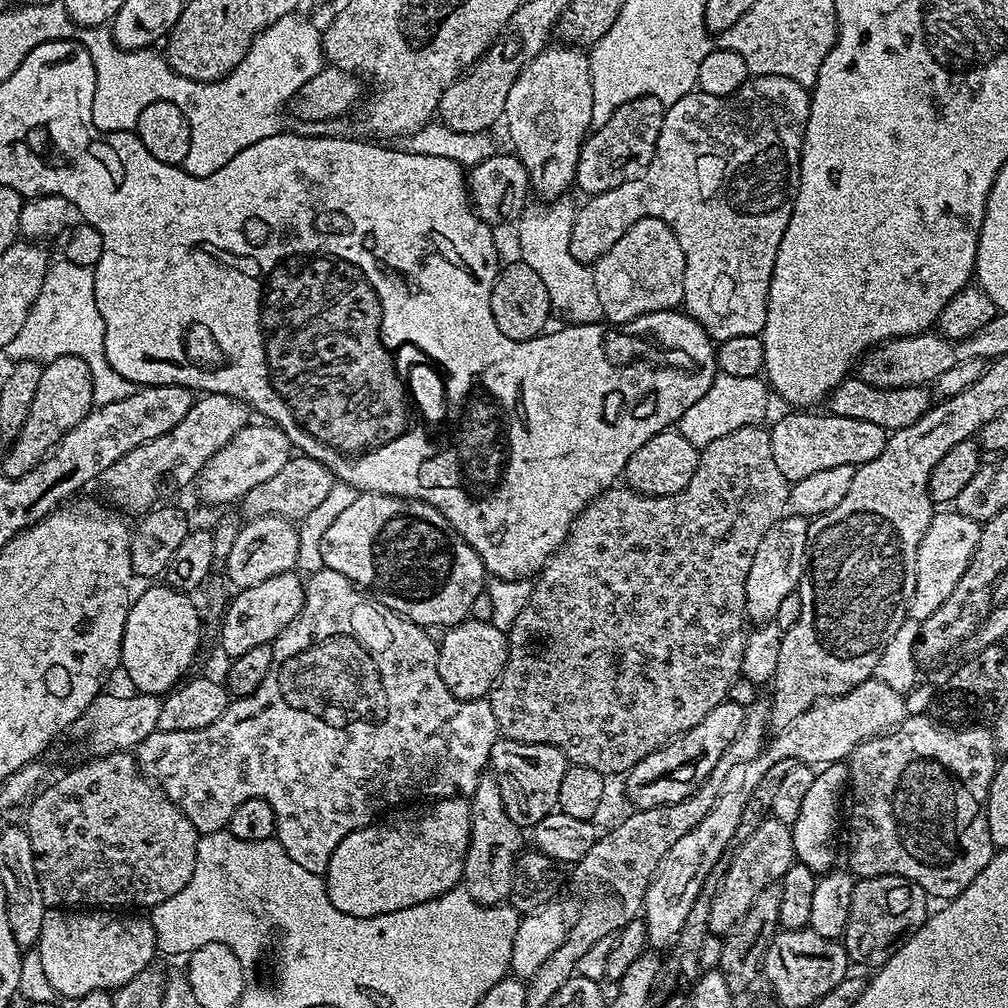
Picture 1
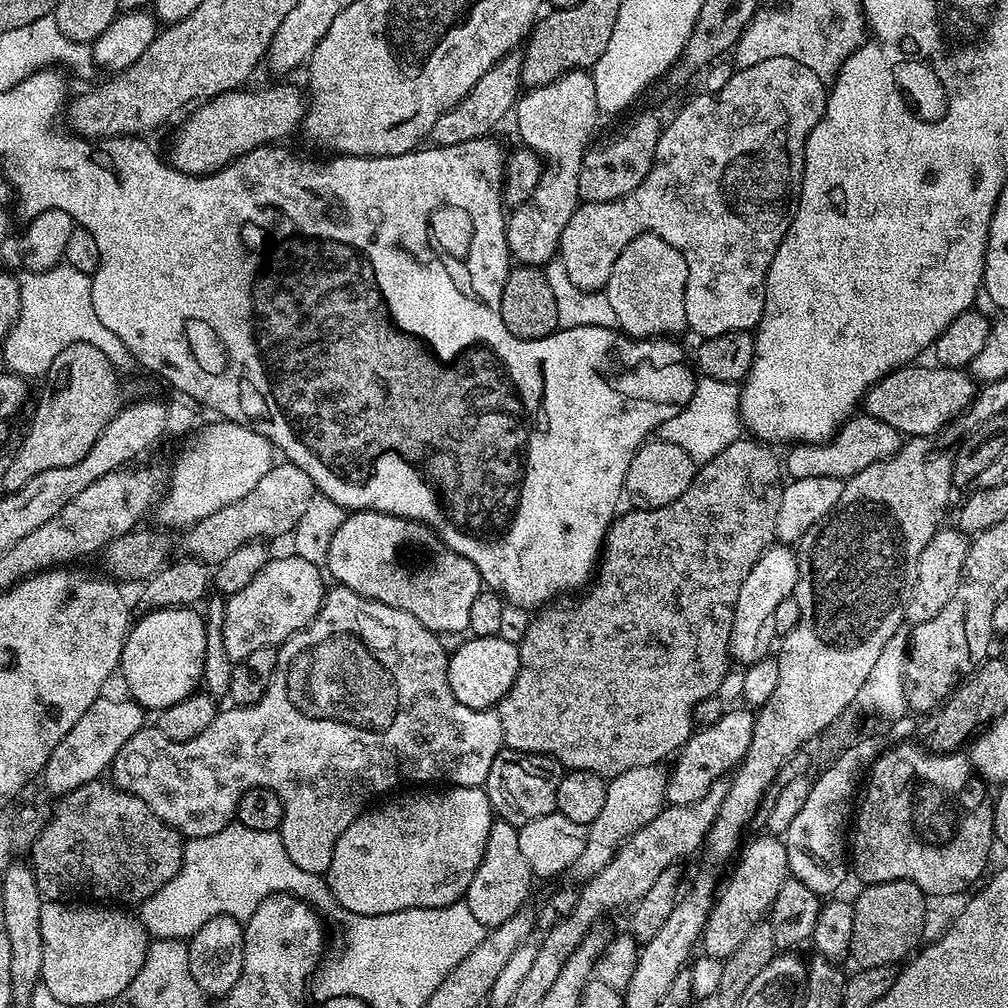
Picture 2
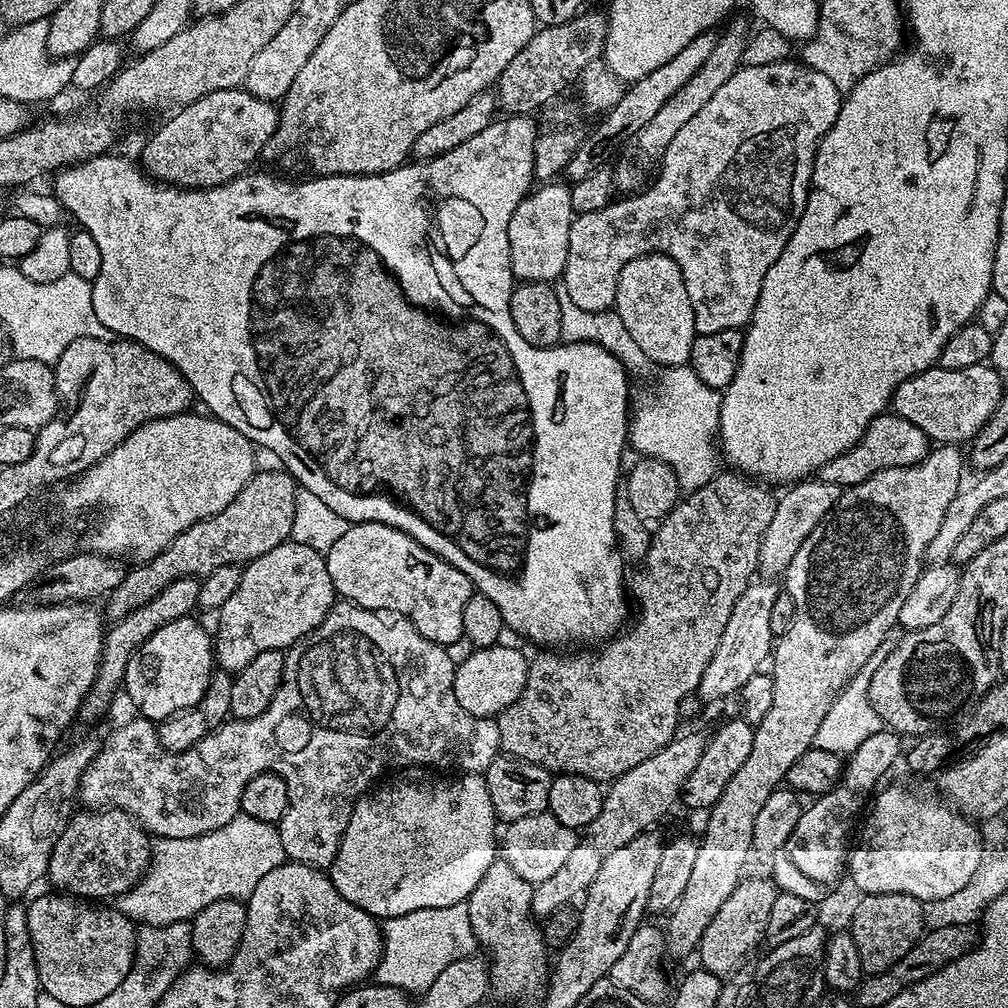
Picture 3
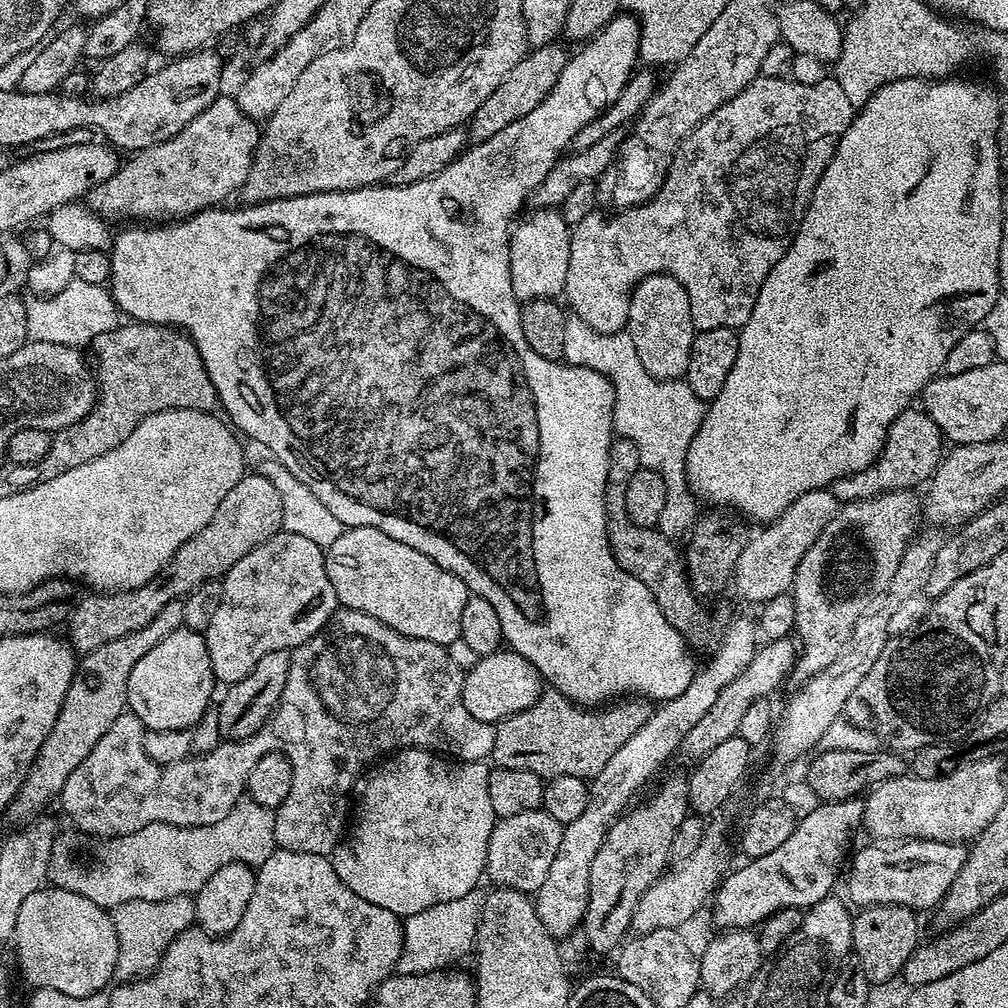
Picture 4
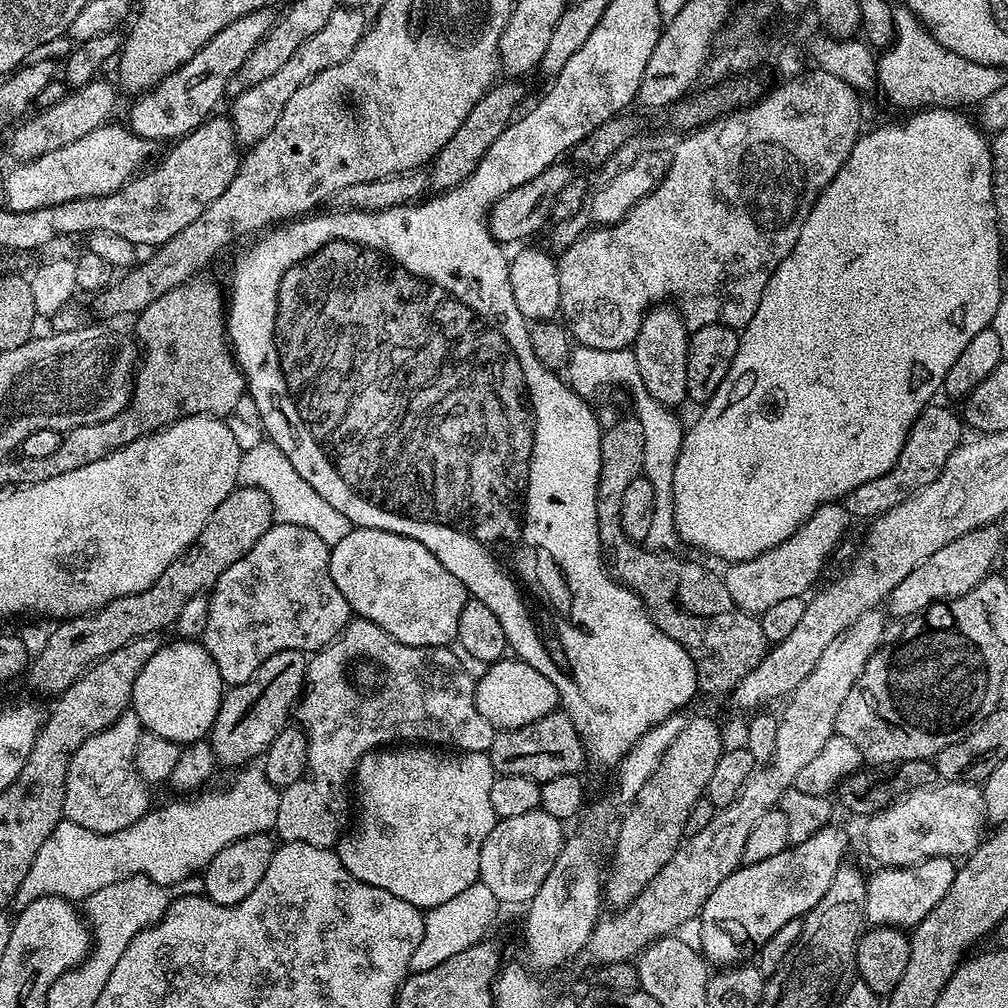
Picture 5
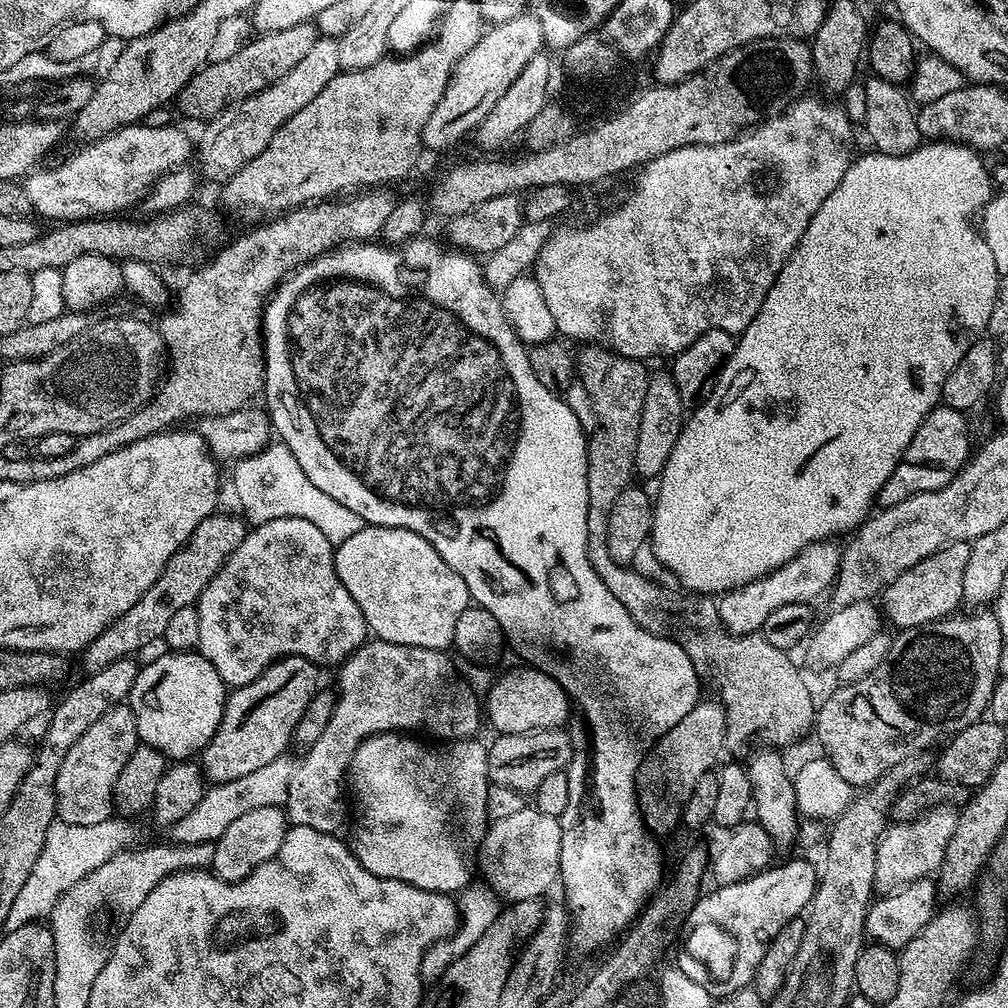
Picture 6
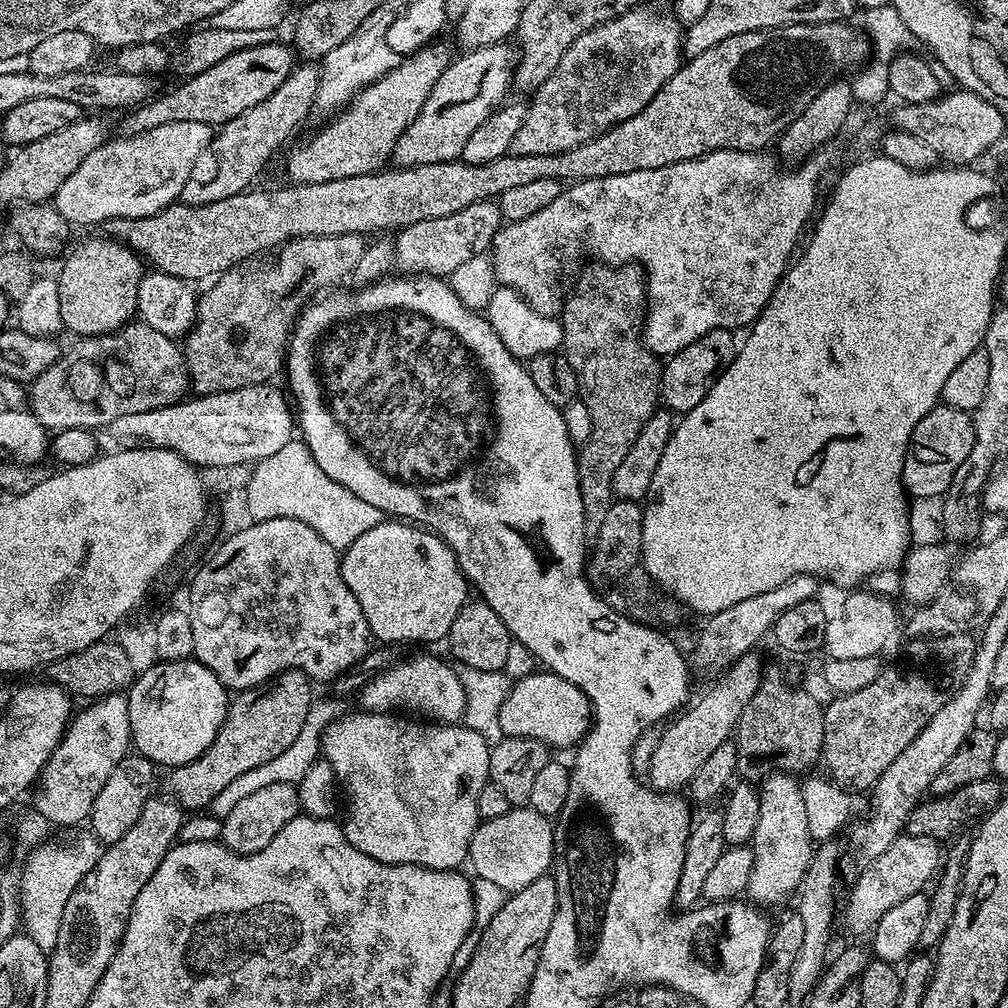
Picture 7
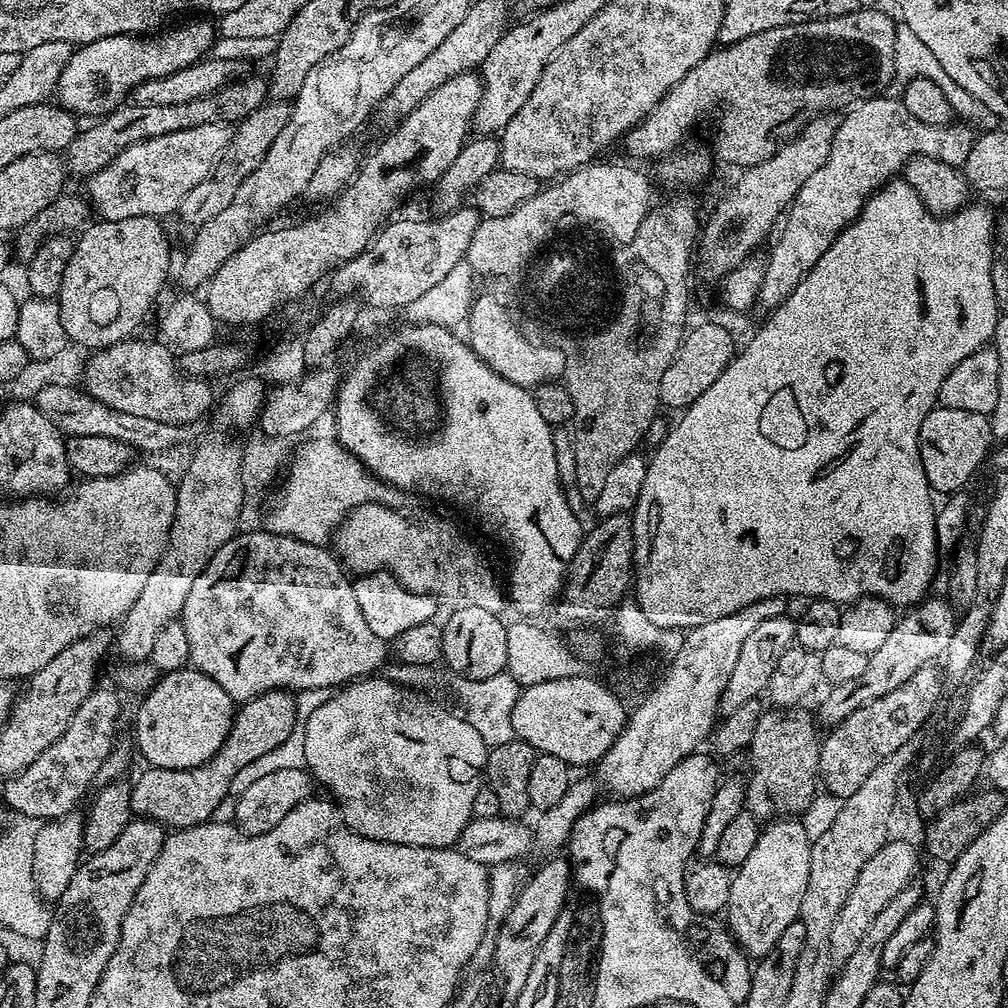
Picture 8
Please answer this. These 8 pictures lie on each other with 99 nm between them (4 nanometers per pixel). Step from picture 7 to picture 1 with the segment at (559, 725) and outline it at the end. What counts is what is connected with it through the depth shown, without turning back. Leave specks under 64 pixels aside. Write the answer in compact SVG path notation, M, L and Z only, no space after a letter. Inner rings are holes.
M474 619L463 620L461 624L454 624L448 629L446 638L436 649L436 665L442 682L446 682L446 690L454 694L459 700L483 700L496 685L496 680L502 674L508 657L508 638L505 629L495 628L493 624L486 621Z

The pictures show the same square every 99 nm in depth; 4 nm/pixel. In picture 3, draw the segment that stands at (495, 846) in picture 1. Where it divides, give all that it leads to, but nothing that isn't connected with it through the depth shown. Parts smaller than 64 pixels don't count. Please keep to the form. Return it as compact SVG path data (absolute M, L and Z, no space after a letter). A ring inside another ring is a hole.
M498 858L490 870L482 874L482 882L474 886L466 901L477 945L488 951L491 995L496 995L500 1000L520 1000L527 992L539 993L548 982L550 949L544 941L541 925L532 915L533 887L526 882L526 878L519 876L514 866Z

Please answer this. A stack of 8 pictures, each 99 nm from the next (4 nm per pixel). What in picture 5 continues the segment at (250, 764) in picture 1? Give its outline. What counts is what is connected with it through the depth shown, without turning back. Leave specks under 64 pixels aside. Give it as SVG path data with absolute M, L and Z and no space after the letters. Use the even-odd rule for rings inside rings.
M353 618L348 621L347 626L340 631L328 645L319 652L311 653L308 656L308 669L304 675L304 691L298 700L298 716L300 712L299 723L304 729L304 733L308 735L308 770L306 773L306 781L299 789L300 800L296 801L294 808L298 815L304 816L304 832L302 838L307 844L320 844L321 842L339 841L342 835L340 824L336 820L328 820L336 811L339 810L340 804L336 799L340 796L340 791L344 787L349 787L350 781L353 779L356 763L360 761L367 752L379 749L381 746L391 745L401 736L404 742L419 742L424 746L443 746L448 750L459 750L462 752L488 752L490 746L494 742L497 729L490 726L490 722L486 722L486 718L482 718L482 714L478 714L478 706L476 705L476 680L470 674L466 674L462 670L461 663L451 653L448 646L443 648L419 648L418 646L406 646L402 642L398 642L390 634L386 634L386 630L382 630L382 626L378 626L369 620ZM129 710L106 726L106 730L86 738L86 742L78 746L70 758L66 774L64 815L67 820L78 826L86 826L86 830L94 830L97 834L114 834L118 830L126 830L126 826L134 826L138 818L149 812L154 804L148 793L151 791L136 769L141 731L140 719Z

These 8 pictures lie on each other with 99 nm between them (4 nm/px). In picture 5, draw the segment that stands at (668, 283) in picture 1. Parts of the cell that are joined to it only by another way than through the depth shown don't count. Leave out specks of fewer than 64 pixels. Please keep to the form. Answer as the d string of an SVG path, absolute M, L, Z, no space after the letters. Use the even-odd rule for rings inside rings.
M653 306L644 313L644 321L636 335L634 351L638 362L638 374L642 374L642 382L646 390L658 402L662 402L668 409L675 409L675 404L685 403L688 391L686 390L686 354L688 353L689 329L684 326L684 319L679 311L672 306Z

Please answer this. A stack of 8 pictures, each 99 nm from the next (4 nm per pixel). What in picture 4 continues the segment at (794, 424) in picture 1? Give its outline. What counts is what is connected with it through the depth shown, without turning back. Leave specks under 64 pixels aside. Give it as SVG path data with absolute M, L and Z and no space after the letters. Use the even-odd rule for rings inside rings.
M909 406L902 414L898 414L898 418L894 418L876 461L866 470L841 476L831 484L830 490L840 504L858 502L862 498L874 498L883 492L916 490L919 489L919 484L924 486L931 481L945 452L946 441L934 418L927 416L919 407Z

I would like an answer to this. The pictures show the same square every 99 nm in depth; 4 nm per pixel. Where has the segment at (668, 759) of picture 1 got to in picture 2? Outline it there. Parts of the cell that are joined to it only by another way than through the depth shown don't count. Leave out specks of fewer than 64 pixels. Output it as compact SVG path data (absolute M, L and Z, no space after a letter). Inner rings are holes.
M739 706L733 712L724 712L713 724L693 731L675 757L676 765L670 768L668 778L668 804L693 804L704 800L714 782L724 780L744 761L746 750L750 750L750 738L754 734L755 715L747 707Z

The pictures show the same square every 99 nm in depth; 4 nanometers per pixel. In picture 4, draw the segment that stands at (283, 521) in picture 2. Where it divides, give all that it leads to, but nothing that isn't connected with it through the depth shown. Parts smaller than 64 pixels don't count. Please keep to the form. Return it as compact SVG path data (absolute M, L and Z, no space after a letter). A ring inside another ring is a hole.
M245 474L222 498L218 510L214 510L214 518L190 538L174 554L164 569L150 583L138 586L125 592L97 592L88 597L77 599L71 616L66 621L66 639L77 653L98 650L102 642L114 642L114 638L122 638L125 634L134 634L134 630L142 630L146 622L152 622L166 606L166 602L184 600L196 588L204 583L219 581L238 562L238 558L246 558L254 546L262 546L276 532L283 529L282 498L270 478L259 474Z

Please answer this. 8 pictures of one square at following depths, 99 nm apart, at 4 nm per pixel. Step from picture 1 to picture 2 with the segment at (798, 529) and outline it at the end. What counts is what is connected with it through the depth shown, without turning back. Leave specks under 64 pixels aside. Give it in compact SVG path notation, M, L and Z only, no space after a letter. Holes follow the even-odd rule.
M769 546L754 562L746 582L738 590L736 604L732 608L732 629L728 638L728 647L733 661L740 666L747 666L765 659L769 655L768 647L777 639L774 630L774 609L782 598L793 595L796 590L798 568L797 553L788 546Z

